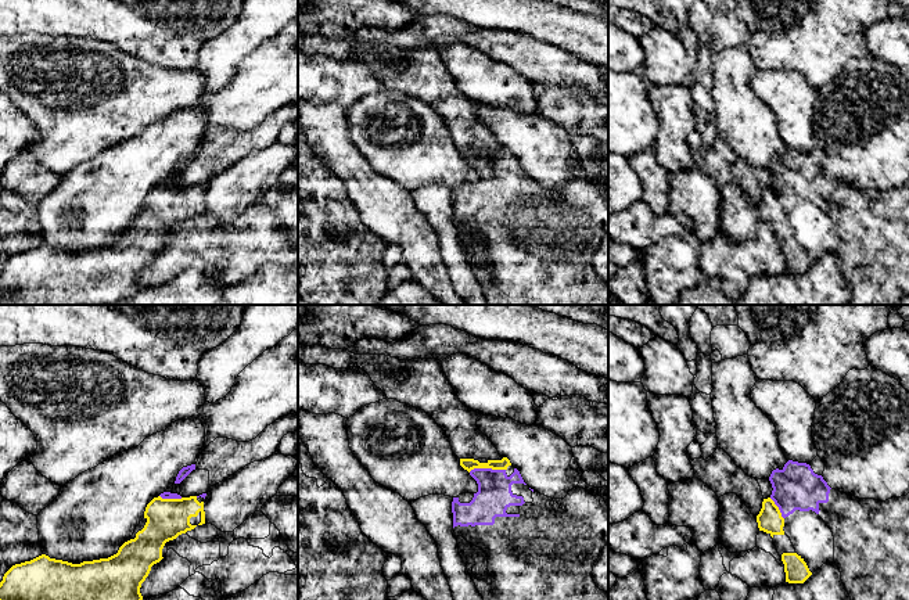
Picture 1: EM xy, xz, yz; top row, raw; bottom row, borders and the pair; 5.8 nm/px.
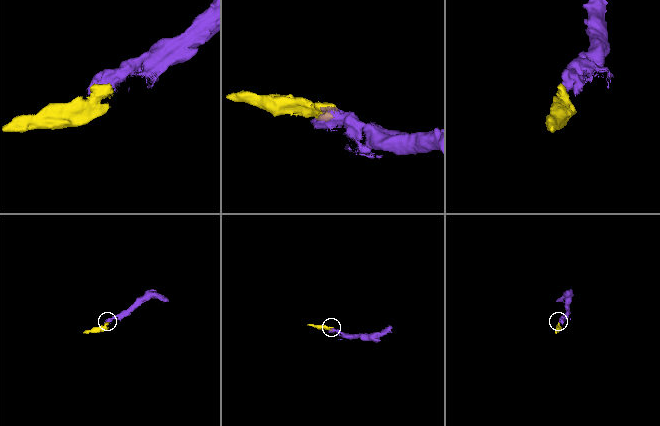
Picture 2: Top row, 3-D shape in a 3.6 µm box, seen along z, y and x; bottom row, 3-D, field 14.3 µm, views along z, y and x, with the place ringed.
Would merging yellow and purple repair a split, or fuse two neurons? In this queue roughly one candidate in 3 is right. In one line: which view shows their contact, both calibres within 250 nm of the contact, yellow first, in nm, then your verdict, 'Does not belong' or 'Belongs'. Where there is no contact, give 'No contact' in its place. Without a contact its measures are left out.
Touches yellow in xz. Thickness 70 nm (yellow) against 200 nm. Belongs

